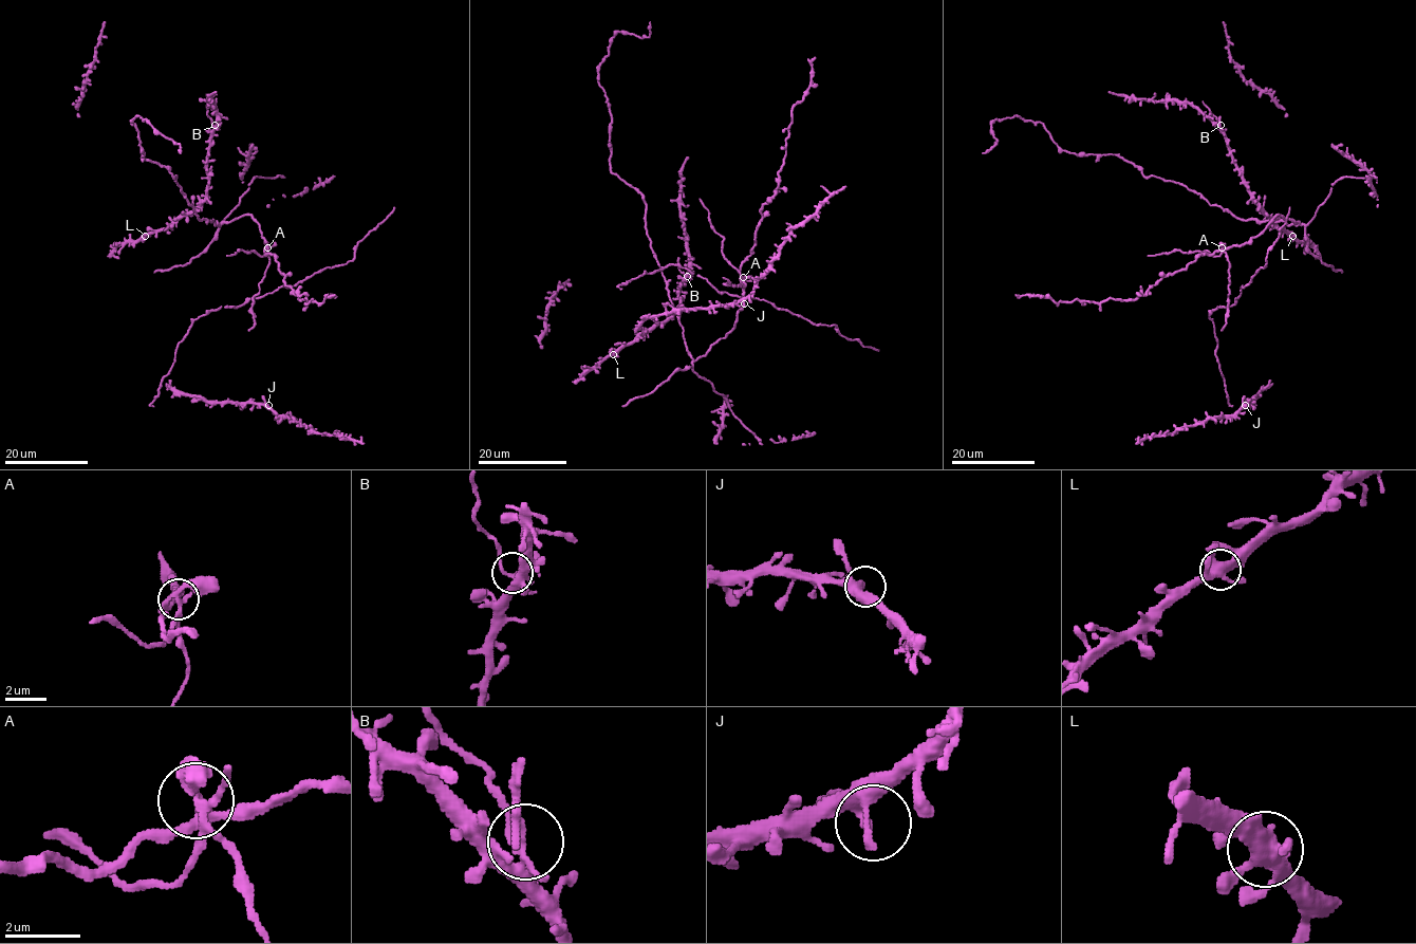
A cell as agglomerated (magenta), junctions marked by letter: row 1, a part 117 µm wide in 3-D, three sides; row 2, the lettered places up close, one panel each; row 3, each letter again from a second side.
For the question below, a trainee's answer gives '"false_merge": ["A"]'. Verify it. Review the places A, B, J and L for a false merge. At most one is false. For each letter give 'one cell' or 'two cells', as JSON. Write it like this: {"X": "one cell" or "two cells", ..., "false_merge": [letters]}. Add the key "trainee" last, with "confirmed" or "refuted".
{"A": "two cells", "B": "one cell", "J": "one cell", "L": "one cell", "false_merge": ["A"], "trainee": "confirmed"}

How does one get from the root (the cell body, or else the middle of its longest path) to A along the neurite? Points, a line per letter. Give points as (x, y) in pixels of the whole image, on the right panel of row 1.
A: (1237, 245), (1222, 246)

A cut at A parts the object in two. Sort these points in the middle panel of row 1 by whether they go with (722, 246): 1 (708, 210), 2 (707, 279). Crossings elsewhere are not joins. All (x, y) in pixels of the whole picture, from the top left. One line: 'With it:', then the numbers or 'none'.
With it: 1

